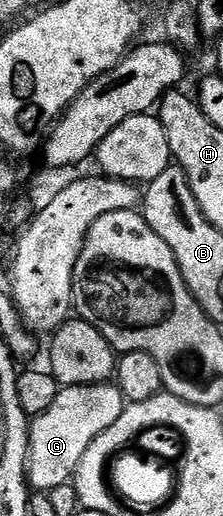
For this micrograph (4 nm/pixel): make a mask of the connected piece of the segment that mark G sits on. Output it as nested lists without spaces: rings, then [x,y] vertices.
[[[114,383],[67,385],[59,388],[52,407],[48,407],[44,415],[30,421],[30,450],[26,456],[26,480],[31,490],[42,495],[50,495],[53,494],[53,489],[58,489],[61,485],[69,486],[74,480],[75,471],[80,467],[80,459],[84,459],[84,451],[88,451],[88,447],[92,447],[94,440],[104,435],[104,431],[108,431],[108,427],[112,427],[116,419],[120,419],[127,404],[117,384]]]

